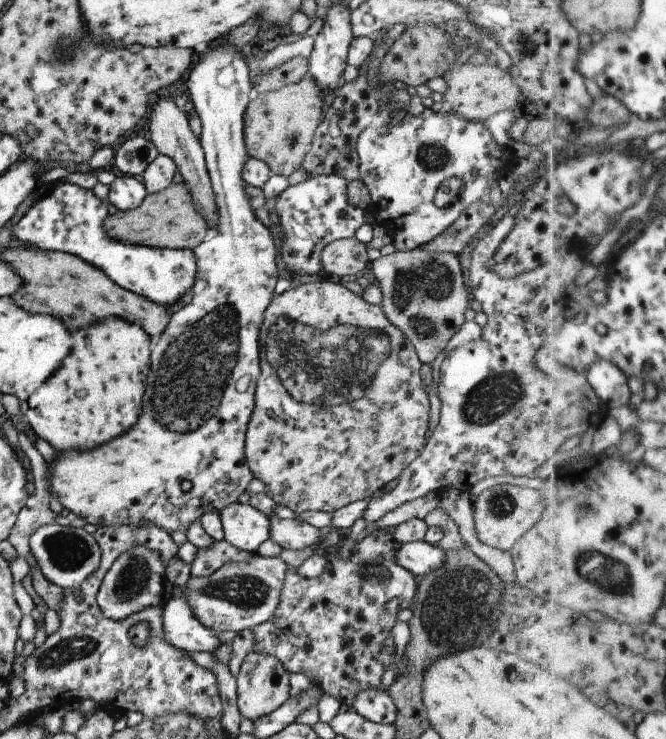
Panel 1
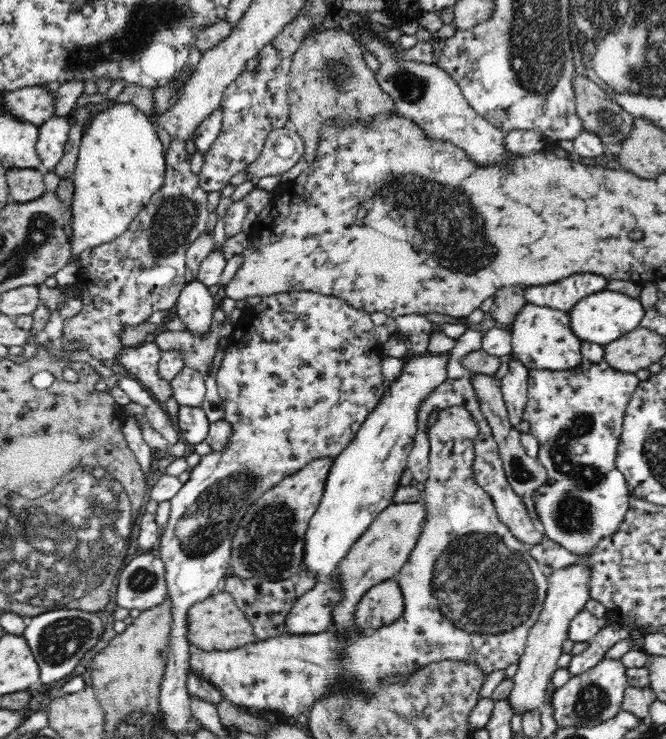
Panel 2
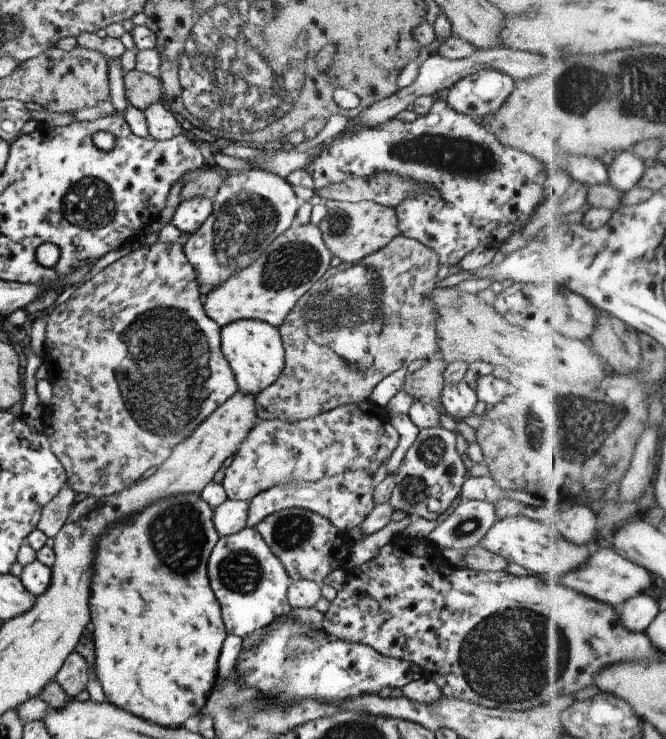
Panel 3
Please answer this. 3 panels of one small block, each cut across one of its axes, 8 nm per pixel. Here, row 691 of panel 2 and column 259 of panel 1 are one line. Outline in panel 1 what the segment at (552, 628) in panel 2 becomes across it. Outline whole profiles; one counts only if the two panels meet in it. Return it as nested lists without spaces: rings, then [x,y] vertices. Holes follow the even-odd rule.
[[[236,501],[233,504],[227,504],[225,508],[219,510],[218,515],[220,516],[224,539],[231,546],[235,546],[237,550],[255,553],[257,547],[269,539],[270,520],[265,518],[259,510],[255,510],[249,503],[243,504]]]

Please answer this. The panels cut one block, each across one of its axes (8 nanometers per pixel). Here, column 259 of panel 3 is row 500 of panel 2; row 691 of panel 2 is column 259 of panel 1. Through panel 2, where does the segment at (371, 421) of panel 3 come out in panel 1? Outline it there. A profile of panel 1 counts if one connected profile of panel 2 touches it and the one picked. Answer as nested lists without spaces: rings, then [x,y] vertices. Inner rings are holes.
[[[224,35],[197,50],[199,58],[189,72],[186,91],[190,97],[188,107],[200,120],[198,141],[213,190],[217,222],[215,228],[209,230],[208,237],[192,250],[197,262],[195,282],[191,286],[193,296],[188,304],[171,309],[167,326],[153,340],[155,346],[151,348],[151,370],[143,394],[143,414],[137,424],[127,434],[97,446],[91,452],[65,452],[63,456],[56,452],[51,462],[45,460],[49,494],[57,496],[62,508],[67,508],[75,517],[99,527],[153,524],[168,535],[173,530],[184,533],[204,512],[219,513],[227,504],[235,503],[252,478],[244,457],[244,436],[255,404],[254,392],[260,372],[259,326],[279,278],[275,261],[277,248],[271,231],[255,218],[241,180],[241,168],[248,158],[242,120],[252,97],[241,48],[227,42]]]

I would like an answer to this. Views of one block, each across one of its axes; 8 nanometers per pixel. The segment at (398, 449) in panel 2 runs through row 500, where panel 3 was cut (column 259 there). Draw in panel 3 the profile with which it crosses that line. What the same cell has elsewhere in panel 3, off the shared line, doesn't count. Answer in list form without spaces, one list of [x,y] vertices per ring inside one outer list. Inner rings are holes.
[[[239,319],[220,327],[220,349],[231,368],[236,390],[255,396],[277,380],[284,365],[284,348],[279,331],[255,319]]]

